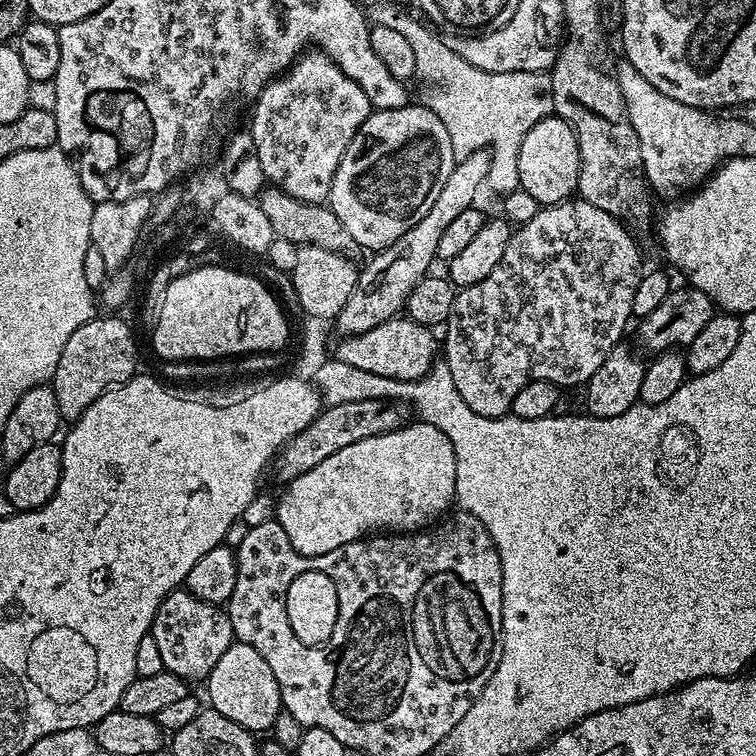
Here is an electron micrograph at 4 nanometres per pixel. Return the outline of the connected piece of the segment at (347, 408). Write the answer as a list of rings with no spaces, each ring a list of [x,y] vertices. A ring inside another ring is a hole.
[[[372,398],[370,400],[359,400],[358,402],[338,402],[327,405],[298,434],[294,434],[283,448],[276,453],[270,464],[270,472],[273,472],[281,485],[287,486],[298,474],[306,474],[306,470],[314,470],[318,462],[330,458],[330,454],[338,454],[338,450],[346,446],[354,446],[354,442],[362,442],[362,438],[370,438],[378,434],[386,434],[404,427],[413,419],[414,409],[411,404],[404,400],[383,400]]]

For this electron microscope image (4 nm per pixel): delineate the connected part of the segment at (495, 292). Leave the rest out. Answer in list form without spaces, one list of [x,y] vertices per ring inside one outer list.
[[[569,198],[560,204],[545,205],[537,211],[532,220],[528,220],[513,231],[498,266],[494,266],[494,270],[490,270],[490,274],[486,274],[482,282],[474,282],[474,286],[466,286],[457,291],[454,306],[443,329],[444,336],[442,332],[442,360],[446,365],[449,380],[454,382],[454,386],[458,386],[458,394],[462,394],[462,402],[466,402],[466,406],[470,406],[474,414],[509,415],[512,411],[514,394],[518,394],[522,386],[535,380],[554,382],[560,385],[561,389],[587,385],[588,380],[598,371],[598,366],[602,366],[602,362],[606,362],[606,358],[612,353],[612,349],[623,341],[620,339],[628,328],[628,320],[633,319],[634,290],[642,275],[642,267],[640,268],[642,258],[629,232],[631,231],[621,221],[598,209],[598,206],[579,198]]]

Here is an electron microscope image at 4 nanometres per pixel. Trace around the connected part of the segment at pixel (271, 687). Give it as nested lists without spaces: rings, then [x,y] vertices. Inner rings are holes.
[[[232,643],[226,654],[218,658],[214,670],[210,670],[206,687],[207,703],[211,708],[253,734],[267,733],[282,710],[280,687],[274,678],[274,670],[266,666],[266,658],[262,658],[262,654],[258,654],[258,650],[249,644]]]

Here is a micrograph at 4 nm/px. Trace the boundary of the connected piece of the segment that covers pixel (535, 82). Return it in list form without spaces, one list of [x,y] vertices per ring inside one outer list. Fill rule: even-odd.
[[[376,4],[366,12],[367,19],[373,25],[390,26],[390,30],[398,30],[410,47],[414,50],[415,79],[420,80],[420,96],[425,108],[432,108],[438,118],[442,118],[442,126],[446,126],[446,134],[450,134],[450,146],[457,158],[463,158],[487,150],[492,153],[492,161],[488,170],[487,187],[499,194],[507,194],[520,188],[518,178],[518,150],[522,150],[522,138],[542,118],[553,115],[552,110],[552,78],[548,72],[507,72],[506,74],[490,74],[486,70],[478,70],[466,62],[466,58],[458,58],[454,50],[431,27],[419,24],[404,8],[394,4]]]

